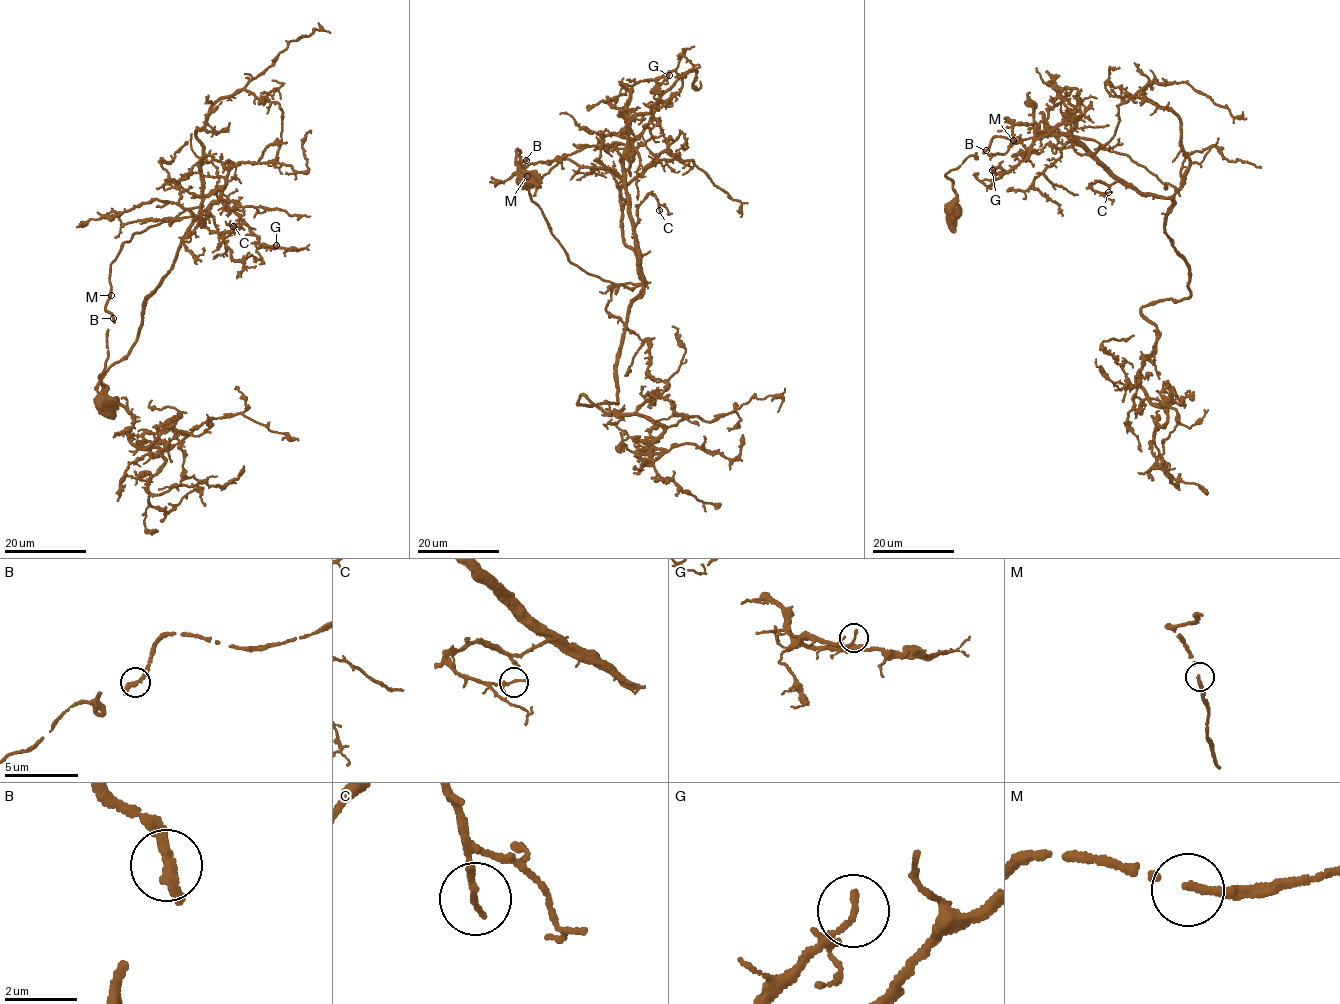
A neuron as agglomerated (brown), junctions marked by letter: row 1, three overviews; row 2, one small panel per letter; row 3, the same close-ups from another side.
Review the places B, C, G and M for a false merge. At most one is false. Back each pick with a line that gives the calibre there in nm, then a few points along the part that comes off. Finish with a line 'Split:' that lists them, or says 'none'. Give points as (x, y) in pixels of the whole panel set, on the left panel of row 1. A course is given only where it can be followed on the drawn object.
Split: none

